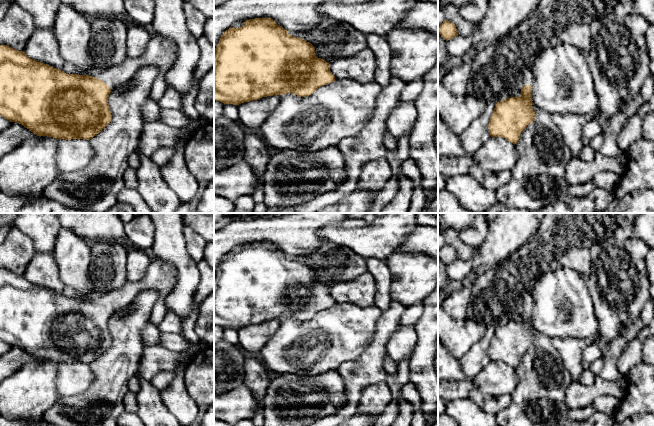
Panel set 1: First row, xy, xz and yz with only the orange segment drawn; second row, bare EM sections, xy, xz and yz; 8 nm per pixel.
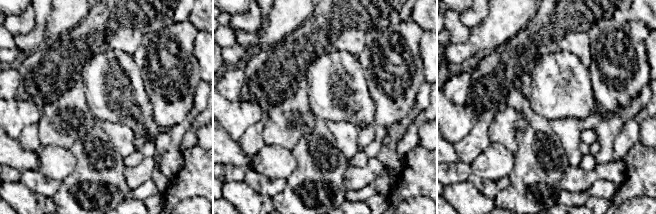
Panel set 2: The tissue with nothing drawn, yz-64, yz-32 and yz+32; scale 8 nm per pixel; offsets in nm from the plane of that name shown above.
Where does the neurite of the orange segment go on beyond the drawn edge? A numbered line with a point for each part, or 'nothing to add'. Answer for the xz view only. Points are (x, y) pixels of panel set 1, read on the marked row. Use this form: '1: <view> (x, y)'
nothing to add

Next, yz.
1: yz (527, 72)

